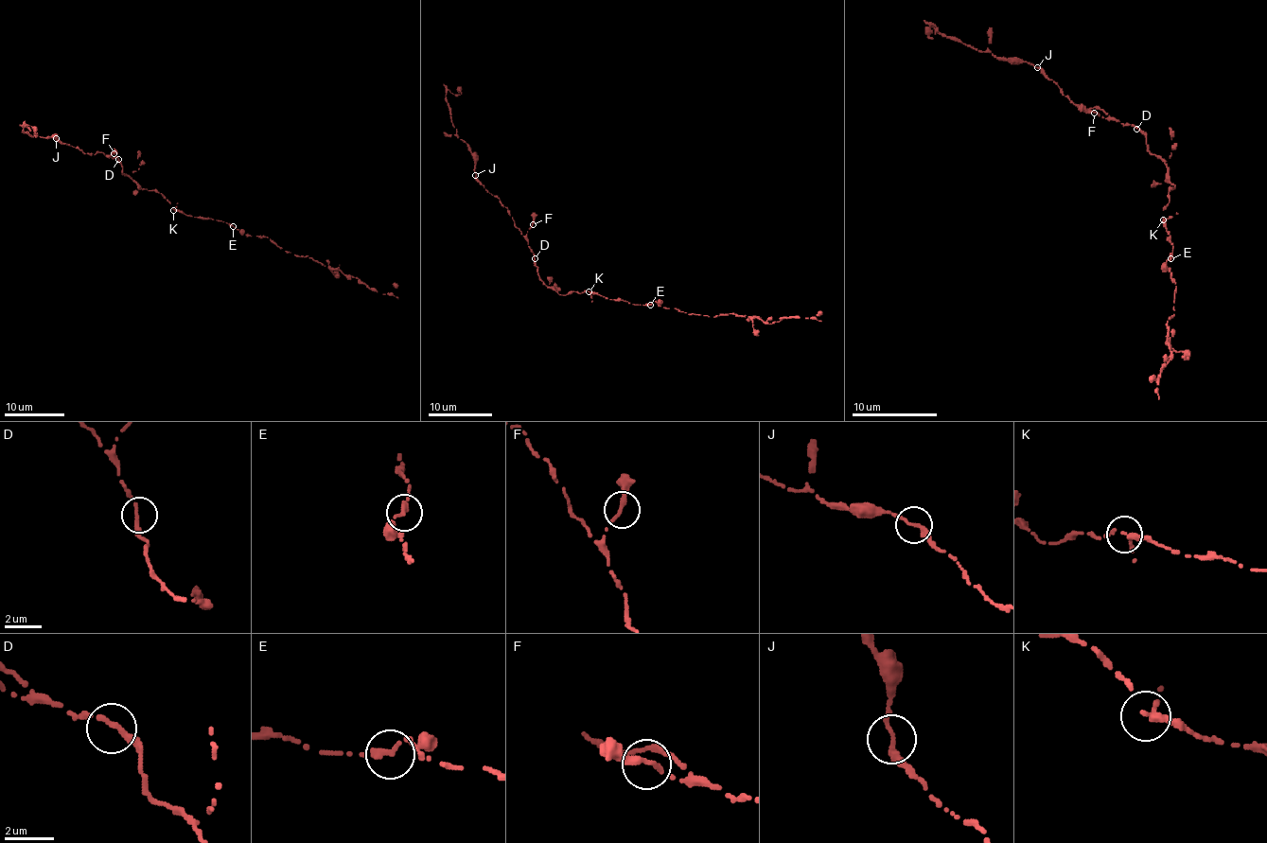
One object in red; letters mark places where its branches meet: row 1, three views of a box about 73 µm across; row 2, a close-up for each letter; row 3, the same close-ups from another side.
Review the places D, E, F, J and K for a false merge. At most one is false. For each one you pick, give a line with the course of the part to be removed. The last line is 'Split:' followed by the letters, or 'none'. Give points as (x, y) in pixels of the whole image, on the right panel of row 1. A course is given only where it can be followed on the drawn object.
Split: none

